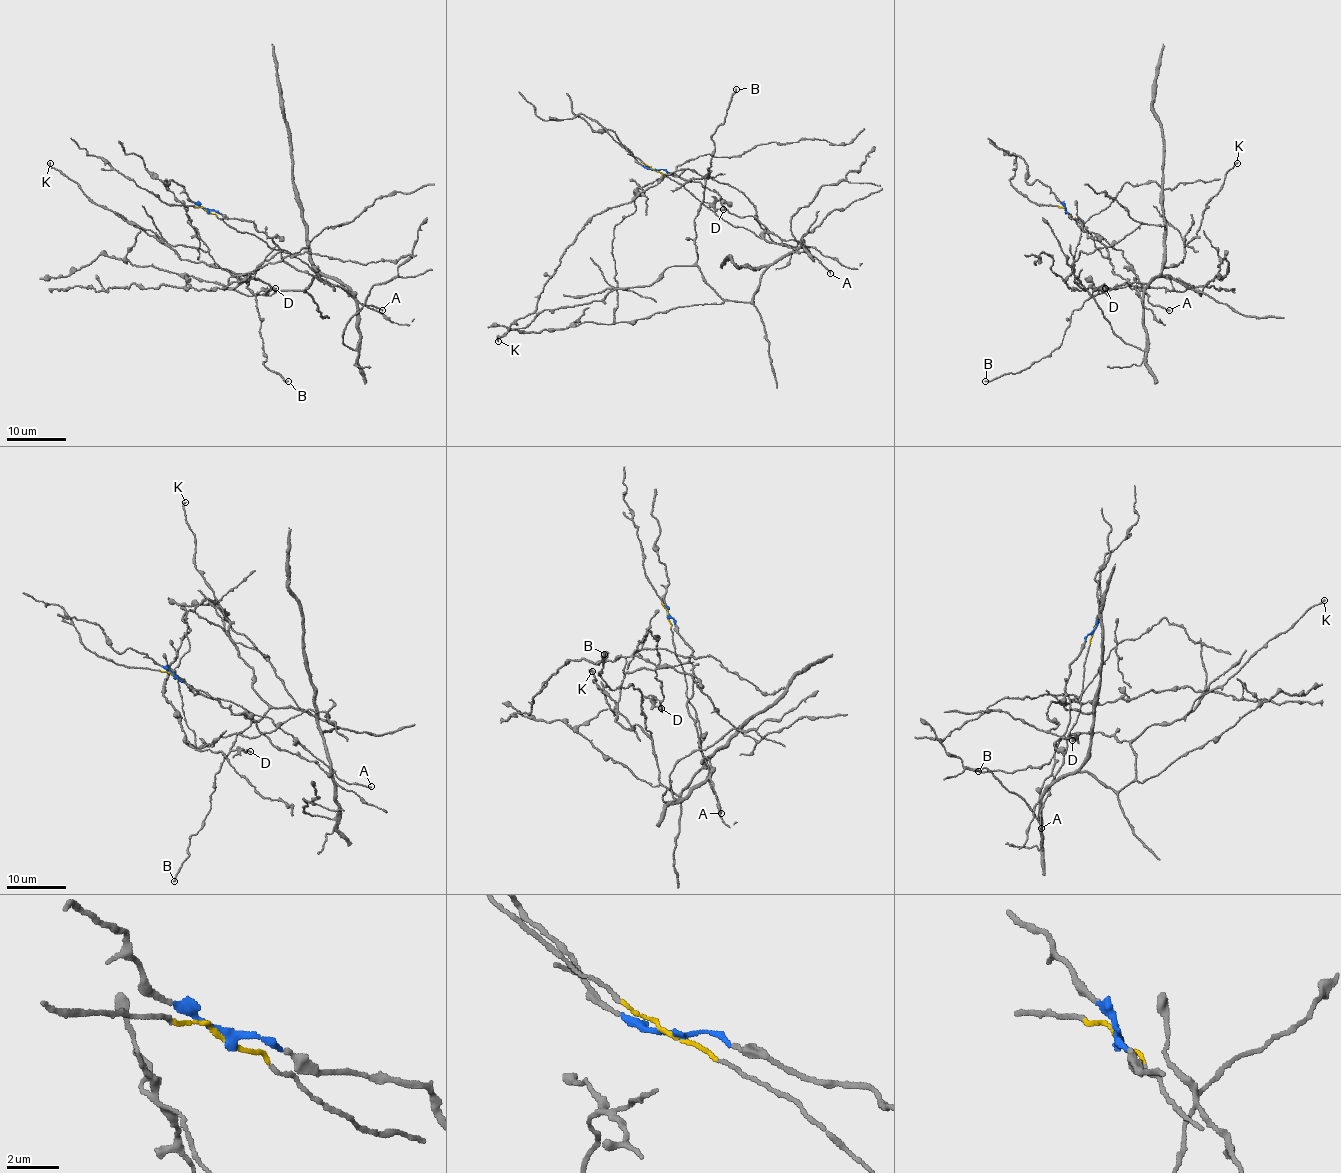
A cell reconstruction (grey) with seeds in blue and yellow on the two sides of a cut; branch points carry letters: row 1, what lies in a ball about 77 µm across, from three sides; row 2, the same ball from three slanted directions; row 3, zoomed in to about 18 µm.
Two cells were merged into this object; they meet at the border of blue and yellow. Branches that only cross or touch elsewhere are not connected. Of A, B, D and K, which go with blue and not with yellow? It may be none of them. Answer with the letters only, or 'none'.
B, D, K

